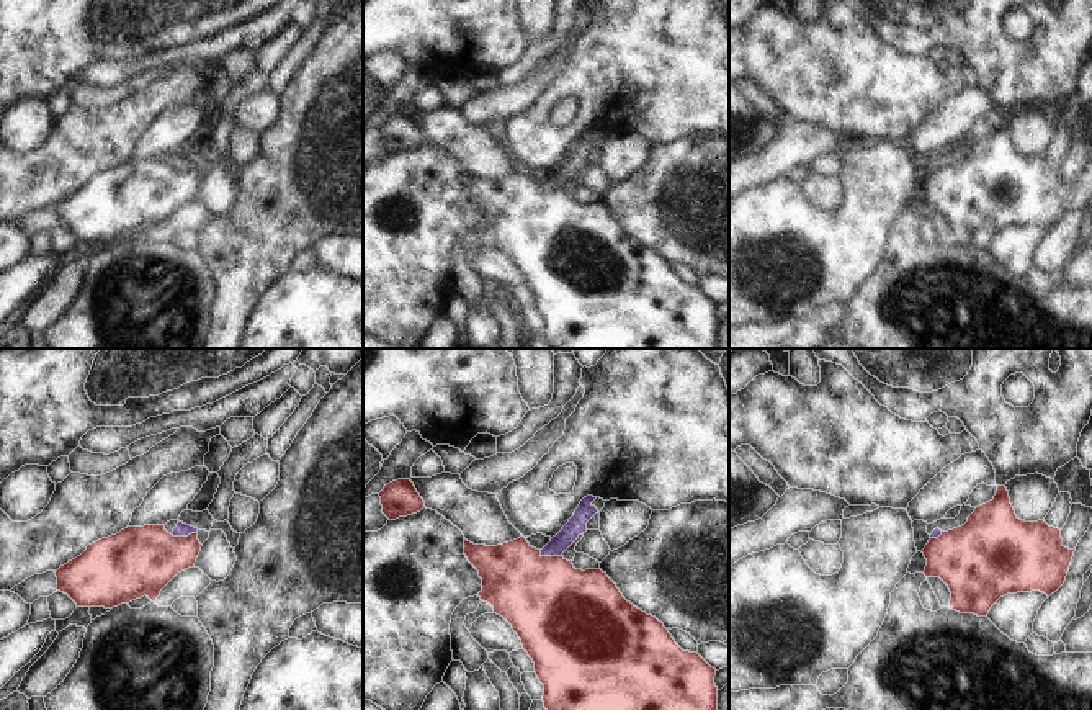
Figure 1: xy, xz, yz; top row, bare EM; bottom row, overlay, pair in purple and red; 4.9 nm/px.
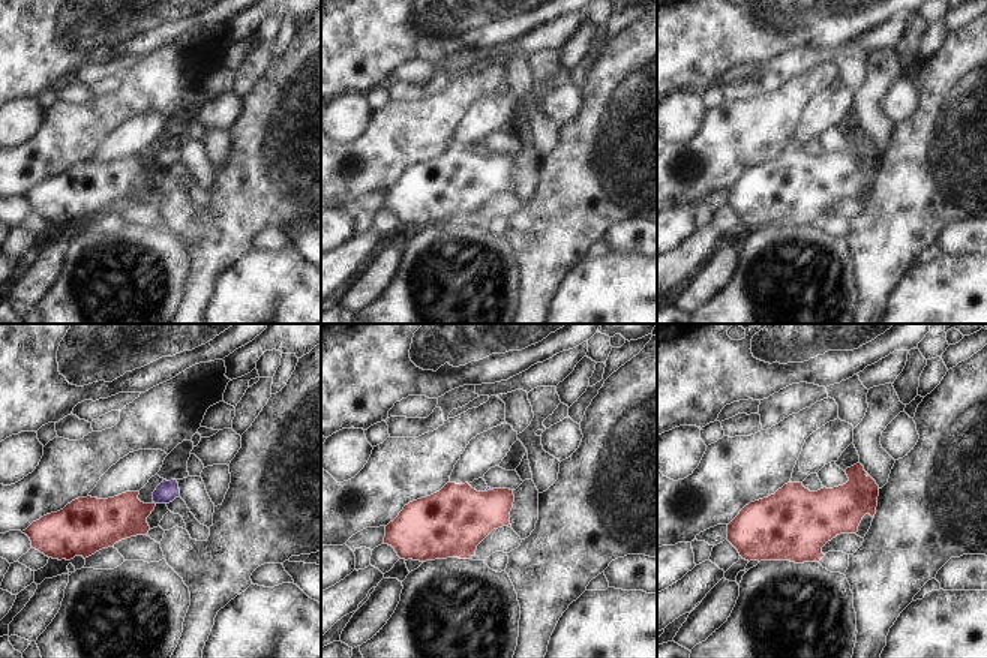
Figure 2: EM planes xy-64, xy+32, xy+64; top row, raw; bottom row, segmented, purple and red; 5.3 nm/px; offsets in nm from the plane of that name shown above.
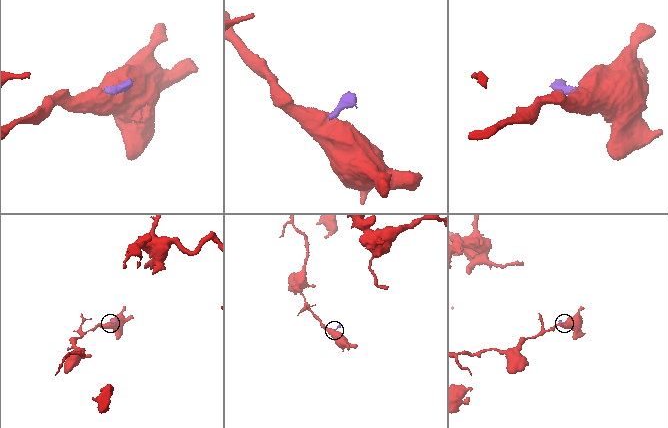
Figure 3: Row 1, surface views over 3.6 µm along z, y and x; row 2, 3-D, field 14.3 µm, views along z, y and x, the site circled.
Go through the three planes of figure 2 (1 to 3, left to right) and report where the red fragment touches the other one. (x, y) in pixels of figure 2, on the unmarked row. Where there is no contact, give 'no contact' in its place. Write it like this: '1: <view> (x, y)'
1: no contact
2: xy+32 (489, 153)
3: no contact

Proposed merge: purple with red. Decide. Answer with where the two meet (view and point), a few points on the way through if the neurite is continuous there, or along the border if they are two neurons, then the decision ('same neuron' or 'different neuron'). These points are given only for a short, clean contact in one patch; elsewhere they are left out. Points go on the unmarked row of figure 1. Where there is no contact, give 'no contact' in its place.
xy (183, 169) | along xy (196, 166), (187, 169), (170, 167) | different neuron

